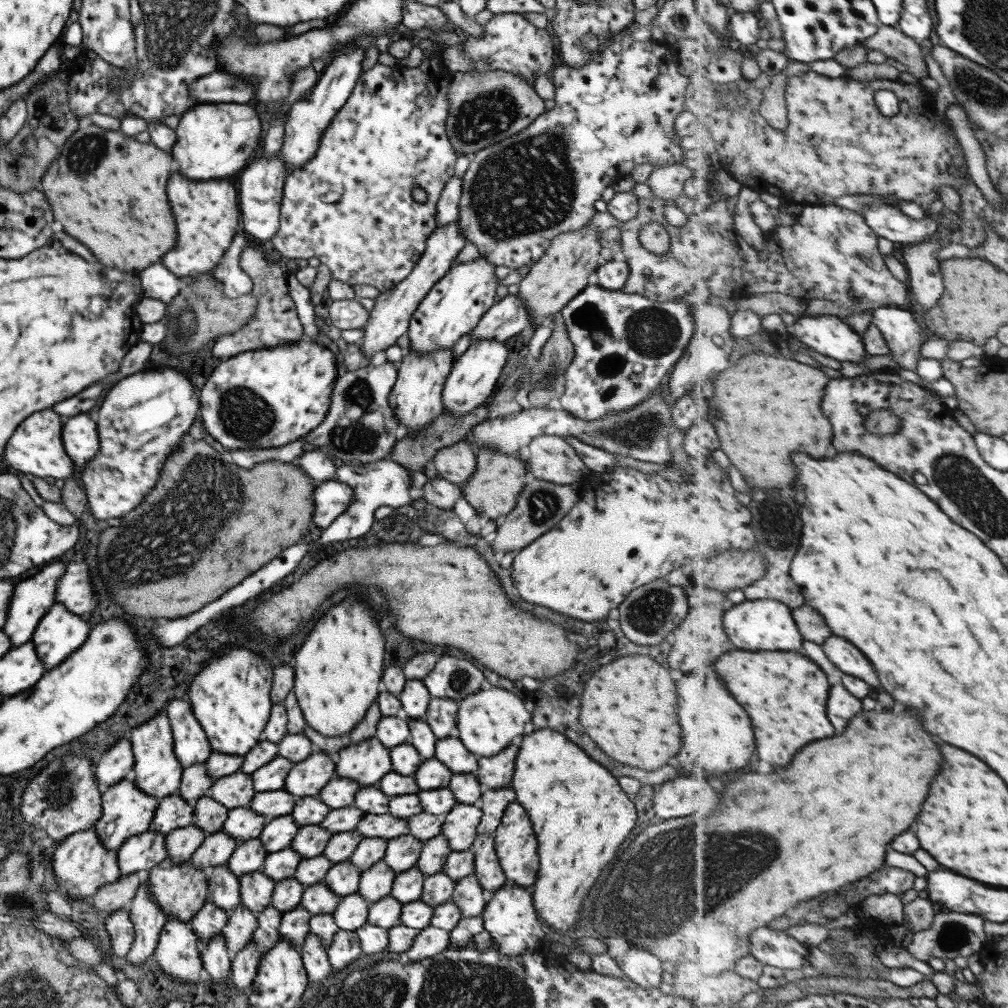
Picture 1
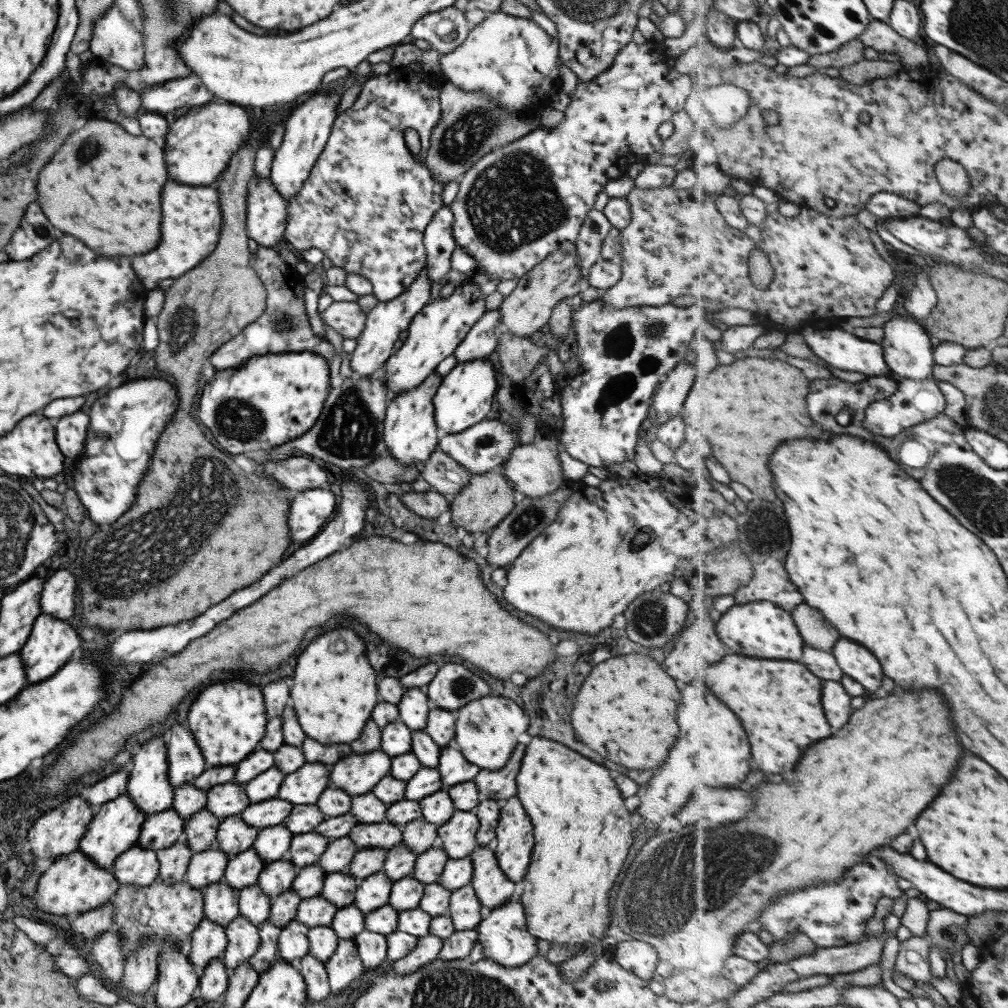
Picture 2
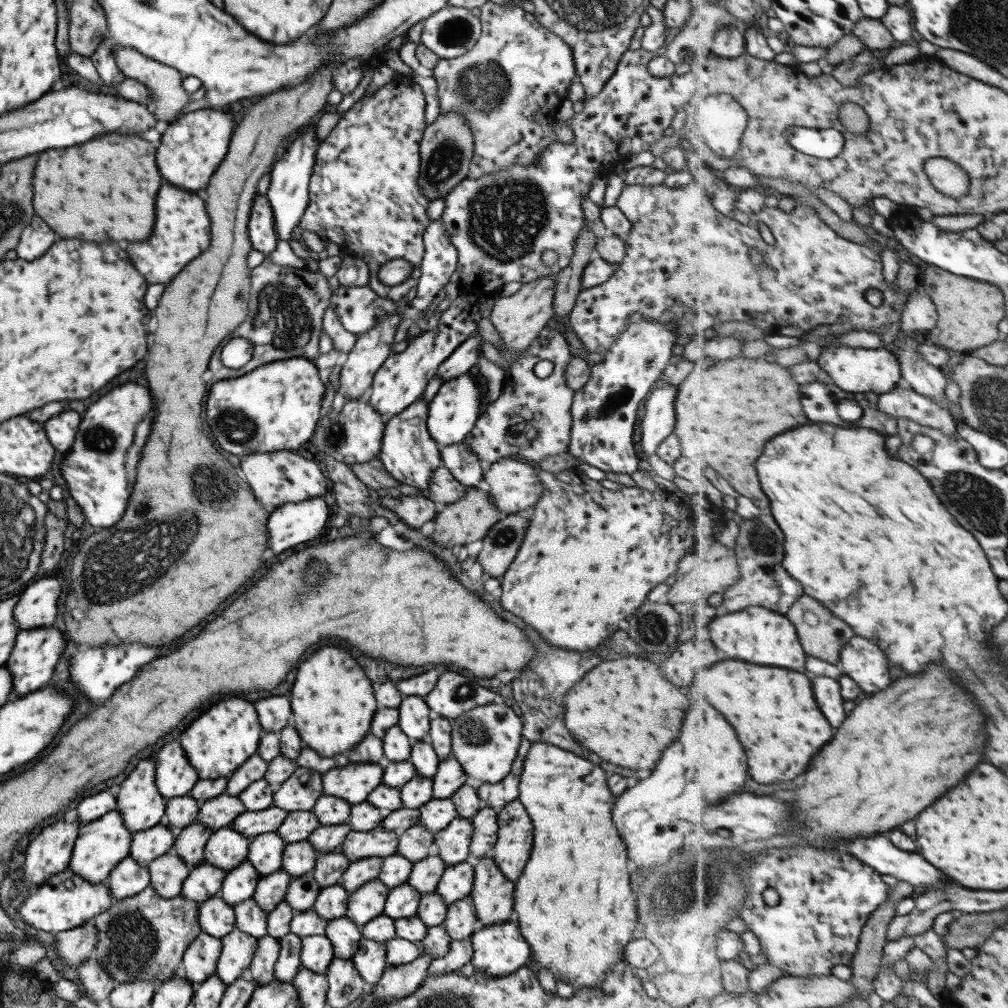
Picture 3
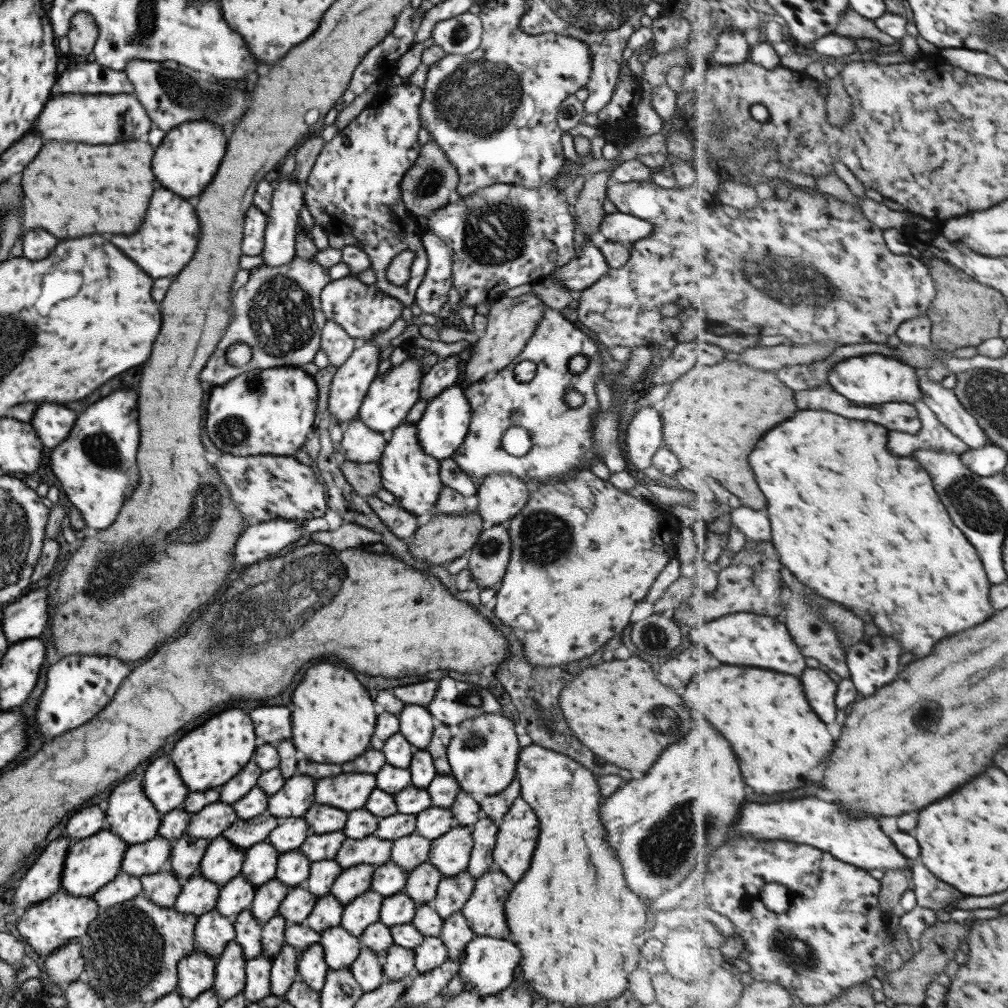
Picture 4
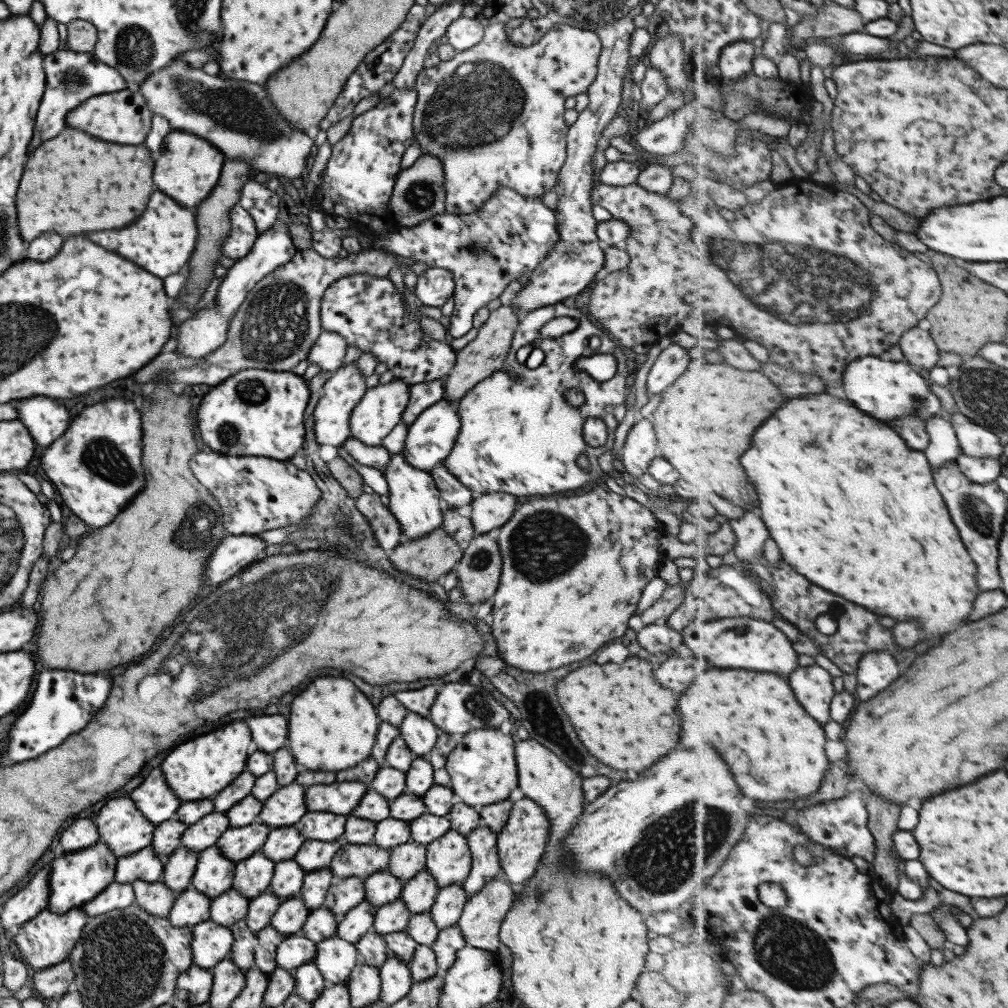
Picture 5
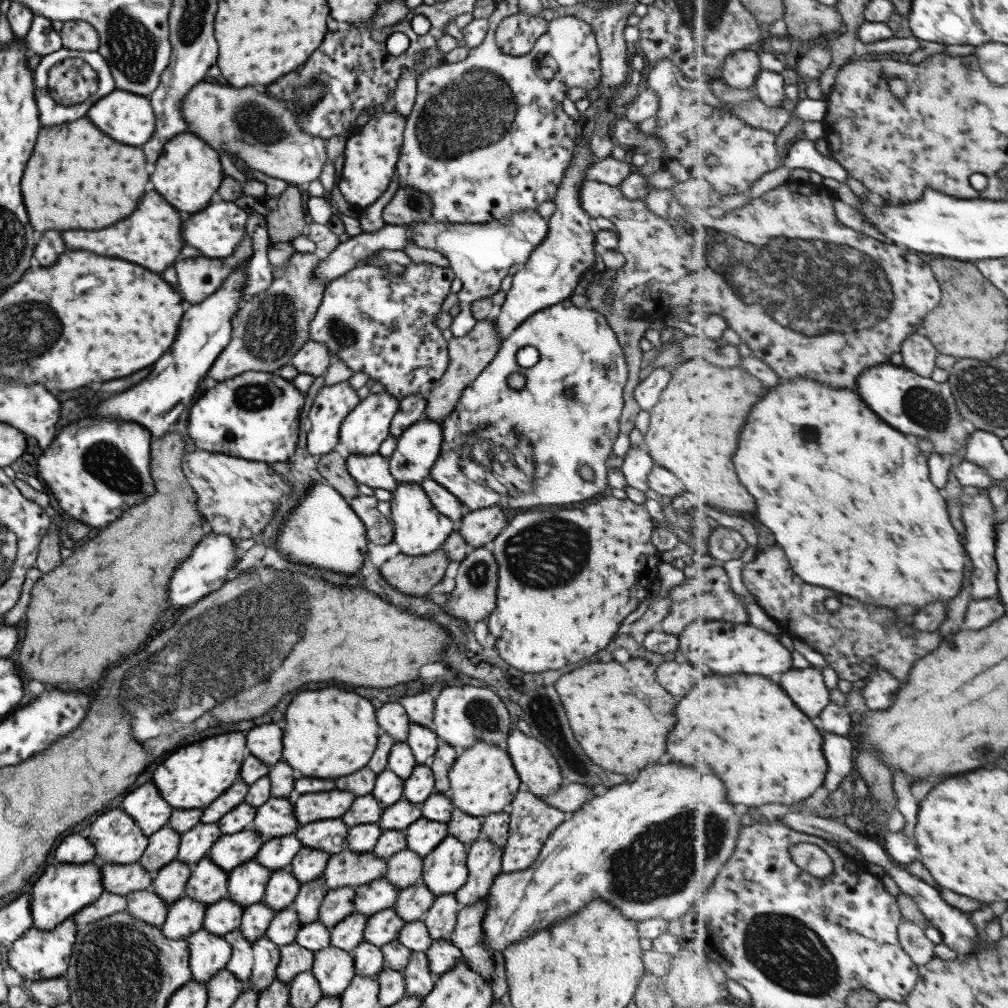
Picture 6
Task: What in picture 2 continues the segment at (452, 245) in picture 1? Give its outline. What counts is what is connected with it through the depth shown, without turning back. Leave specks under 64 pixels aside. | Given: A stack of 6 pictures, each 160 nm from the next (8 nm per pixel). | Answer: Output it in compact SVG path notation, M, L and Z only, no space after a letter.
M425 266L417 273L414 281L403 290L399 296L388 302L378 302L365 315L364 328L359 337L355 340L356 346L350 352L349 367L354 376L359 378L371 378L377 372L380 372L384 362L395 351L393 344L399 338L399 333L405 331L409 322L415 317L415 314L422 310L423 306L429 300L430 280L428 279L428 270Z

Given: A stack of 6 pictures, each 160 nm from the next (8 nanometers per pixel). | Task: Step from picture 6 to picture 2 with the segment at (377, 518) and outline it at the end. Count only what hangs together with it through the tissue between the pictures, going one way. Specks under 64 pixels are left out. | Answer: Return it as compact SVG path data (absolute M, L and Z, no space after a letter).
M431 488L423 492L400 493L399 498L408 509L426 519L434 520L441 512L450 510L450 503L439 491Z

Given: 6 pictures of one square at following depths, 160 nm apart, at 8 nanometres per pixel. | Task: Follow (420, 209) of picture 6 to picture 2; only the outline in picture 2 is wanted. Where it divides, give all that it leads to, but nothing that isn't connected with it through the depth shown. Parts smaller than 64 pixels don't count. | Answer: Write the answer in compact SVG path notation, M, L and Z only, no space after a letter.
M441 81L438 94L440 117L437 126L431 131L430 147L424 158L424 165L430 170L431 176L441 184L457 181L484 154L540 126L539 118L504 113L487 97L485 93L467 92Z

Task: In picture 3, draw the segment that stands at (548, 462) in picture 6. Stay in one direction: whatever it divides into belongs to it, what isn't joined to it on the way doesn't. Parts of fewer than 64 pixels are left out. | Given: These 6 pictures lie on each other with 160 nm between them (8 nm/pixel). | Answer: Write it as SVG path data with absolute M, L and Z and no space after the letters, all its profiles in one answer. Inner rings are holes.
M550 328L547 331L545 346L539 346L535 341L510 364L504 374L499 396L494 401L483 404L483 410L480 410L470 434L463 440L465 446L475 453L485 466L504 458L529 461L531 464L537 465L543 456L561 454L566 452L567 446L569 446L572 421L570 406L575 391L565 385L564 370L572 355L559 330ZM539 360L549 360L553 364L553 371L546 378L536 378L533 375L533 367ZM514 416L524 419L518 429L509 425L509 420ZM526 426L535 429L537 433L535 438L526 441L521 437L522 445L519 448L509 446L510 439L517 435L520 436L520 429Z

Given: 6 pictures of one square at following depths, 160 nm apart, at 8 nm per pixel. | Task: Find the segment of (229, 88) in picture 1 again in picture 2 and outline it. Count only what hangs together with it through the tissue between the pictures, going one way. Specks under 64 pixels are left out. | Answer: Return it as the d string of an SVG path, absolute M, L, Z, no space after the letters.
M192 74L161 84L148 84L138 97L142 111L164 115L181 107L205 105L211 101L212 94L200 78Z

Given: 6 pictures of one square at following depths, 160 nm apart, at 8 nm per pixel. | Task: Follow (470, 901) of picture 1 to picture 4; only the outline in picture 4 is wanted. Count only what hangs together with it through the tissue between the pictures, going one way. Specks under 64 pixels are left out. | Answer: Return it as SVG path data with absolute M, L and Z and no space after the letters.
M460 911L454 913L443 920L438 936L447 949L449 960L461 957L465 945L474 937Z

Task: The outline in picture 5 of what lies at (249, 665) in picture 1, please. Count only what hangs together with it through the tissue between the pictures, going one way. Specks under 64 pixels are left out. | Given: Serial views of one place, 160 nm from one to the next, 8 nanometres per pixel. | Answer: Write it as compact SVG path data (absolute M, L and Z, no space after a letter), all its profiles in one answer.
M237 718L219 730L202 734L199 738L173 748L171 756L167 754L159 765L165 784L171 788L171 794L175 794L181 803L193 802L212 799L229 786L246 768L246 760L253 746L249 731L244 718Z

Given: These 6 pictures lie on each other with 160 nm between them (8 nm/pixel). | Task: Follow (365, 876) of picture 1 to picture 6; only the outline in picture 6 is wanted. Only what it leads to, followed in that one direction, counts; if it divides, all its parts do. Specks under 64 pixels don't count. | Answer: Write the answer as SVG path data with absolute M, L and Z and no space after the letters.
M351 911L343 921L337 922L330 929L330 941L331 946L346 950L348 953L363 941L363 930L365 929L365 922L367 917L360 912Z

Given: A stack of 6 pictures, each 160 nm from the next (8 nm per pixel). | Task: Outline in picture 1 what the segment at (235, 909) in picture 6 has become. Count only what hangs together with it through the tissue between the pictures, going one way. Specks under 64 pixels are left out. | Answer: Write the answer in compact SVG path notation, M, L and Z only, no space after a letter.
M258 836L244 841L238 843L225 864L237 878L243 874L249 874L249 872L259 871L267 854L262 848Z

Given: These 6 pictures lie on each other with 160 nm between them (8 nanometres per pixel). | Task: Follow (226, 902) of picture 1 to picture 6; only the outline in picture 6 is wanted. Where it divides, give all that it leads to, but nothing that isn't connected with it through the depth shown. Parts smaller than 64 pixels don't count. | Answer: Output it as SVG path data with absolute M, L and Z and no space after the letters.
M201 929L187 938L188 965L194 981L206 983L218 970L226 968L230 946L220 936Z

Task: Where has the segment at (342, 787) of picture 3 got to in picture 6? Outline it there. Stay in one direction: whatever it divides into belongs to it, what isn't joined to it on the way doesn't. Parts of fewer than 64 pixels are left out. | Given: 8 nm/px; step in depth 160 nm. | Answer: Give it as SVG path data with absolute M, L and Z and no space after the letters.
M335 789L294 796L292 803L295 822L300 827L318 820L340 819L350 808L354 798L351 792Z

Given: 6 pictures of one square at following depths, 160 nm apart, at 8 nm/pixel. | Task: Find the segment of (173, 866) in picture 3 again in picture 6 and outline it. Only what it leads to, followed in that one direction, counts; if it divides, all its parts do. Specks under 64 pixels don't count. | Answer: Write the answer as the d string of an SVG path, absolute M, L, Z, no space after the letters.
M151 889L131 891L126 894L126 910L139 922L160 928L165 921L168 905L163 902Z

